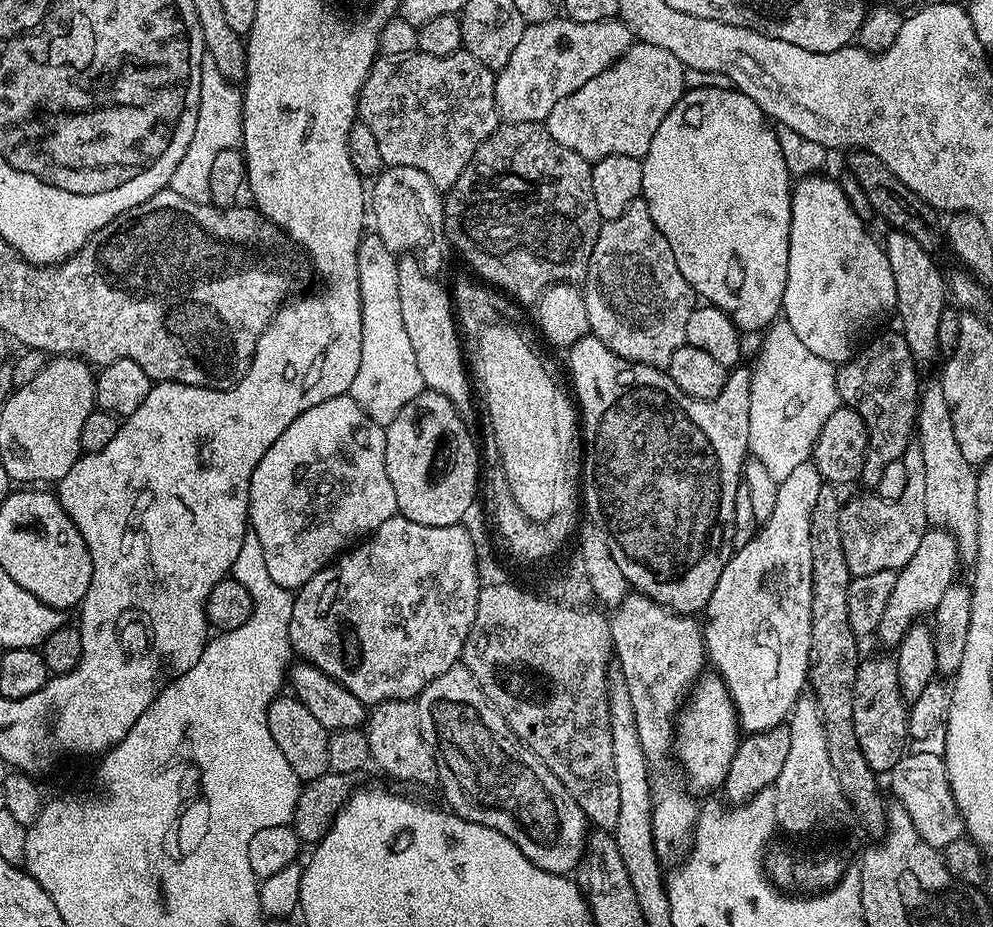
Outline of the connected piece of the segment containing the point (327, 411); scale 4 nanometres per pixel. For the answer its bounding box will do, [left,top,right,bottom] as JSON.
[248,394,397,590]

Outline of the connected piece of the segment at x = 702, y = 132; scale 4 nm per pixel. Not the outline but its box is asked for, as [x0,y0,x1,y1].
[642,86,793,333]

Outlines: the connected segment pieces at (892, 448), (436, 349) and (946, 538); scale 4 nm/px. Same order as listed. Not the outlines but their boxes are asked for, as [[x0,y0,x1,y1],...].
[[836,331,918,490],[398,258,474,414],[874,527,961,646]]

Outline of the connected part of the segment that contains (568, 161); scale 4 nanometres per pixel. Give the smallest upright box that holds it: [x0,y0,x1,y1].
[444,122,601,306]

